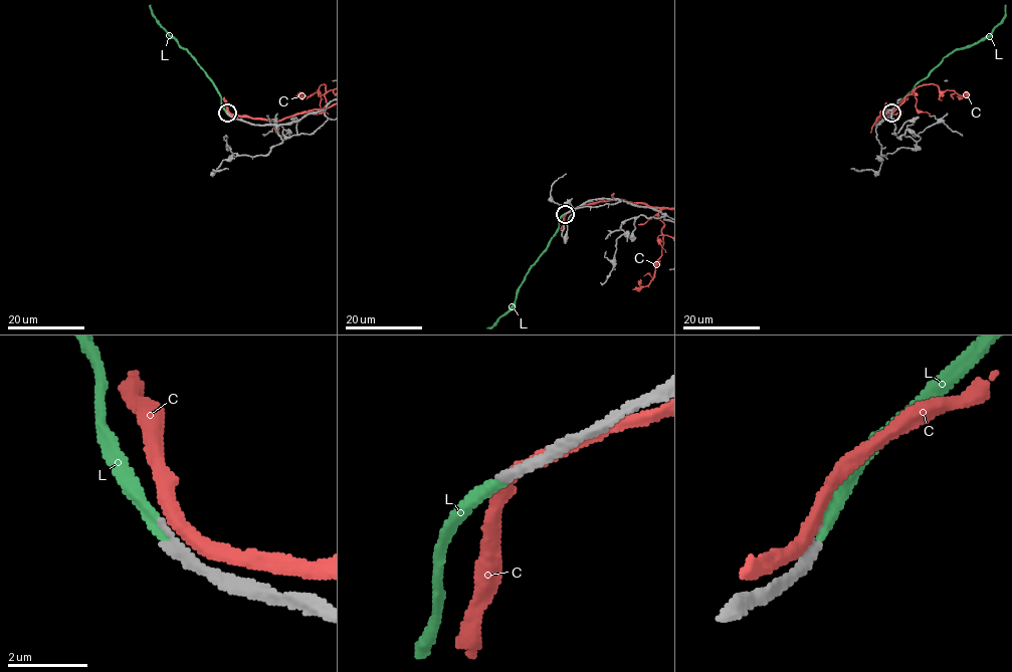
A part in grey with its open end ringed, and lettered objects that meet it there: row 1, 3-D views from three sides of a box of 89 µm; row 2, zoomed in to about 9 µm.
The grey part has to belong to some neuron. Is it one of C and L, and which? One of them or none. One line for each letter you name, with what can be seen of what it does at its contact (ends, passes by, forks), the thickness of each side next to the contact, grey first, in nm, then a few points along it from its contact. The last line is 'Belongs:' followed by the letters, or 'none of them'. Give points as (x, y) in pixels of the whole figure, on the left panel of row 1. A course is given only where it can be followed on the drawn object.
L: it ends there; 280 nm thick on the grey side, 280 nm on the other; it runs (227, 113), (210, 78), (154, 16), (149, 5)
Belongs: L

